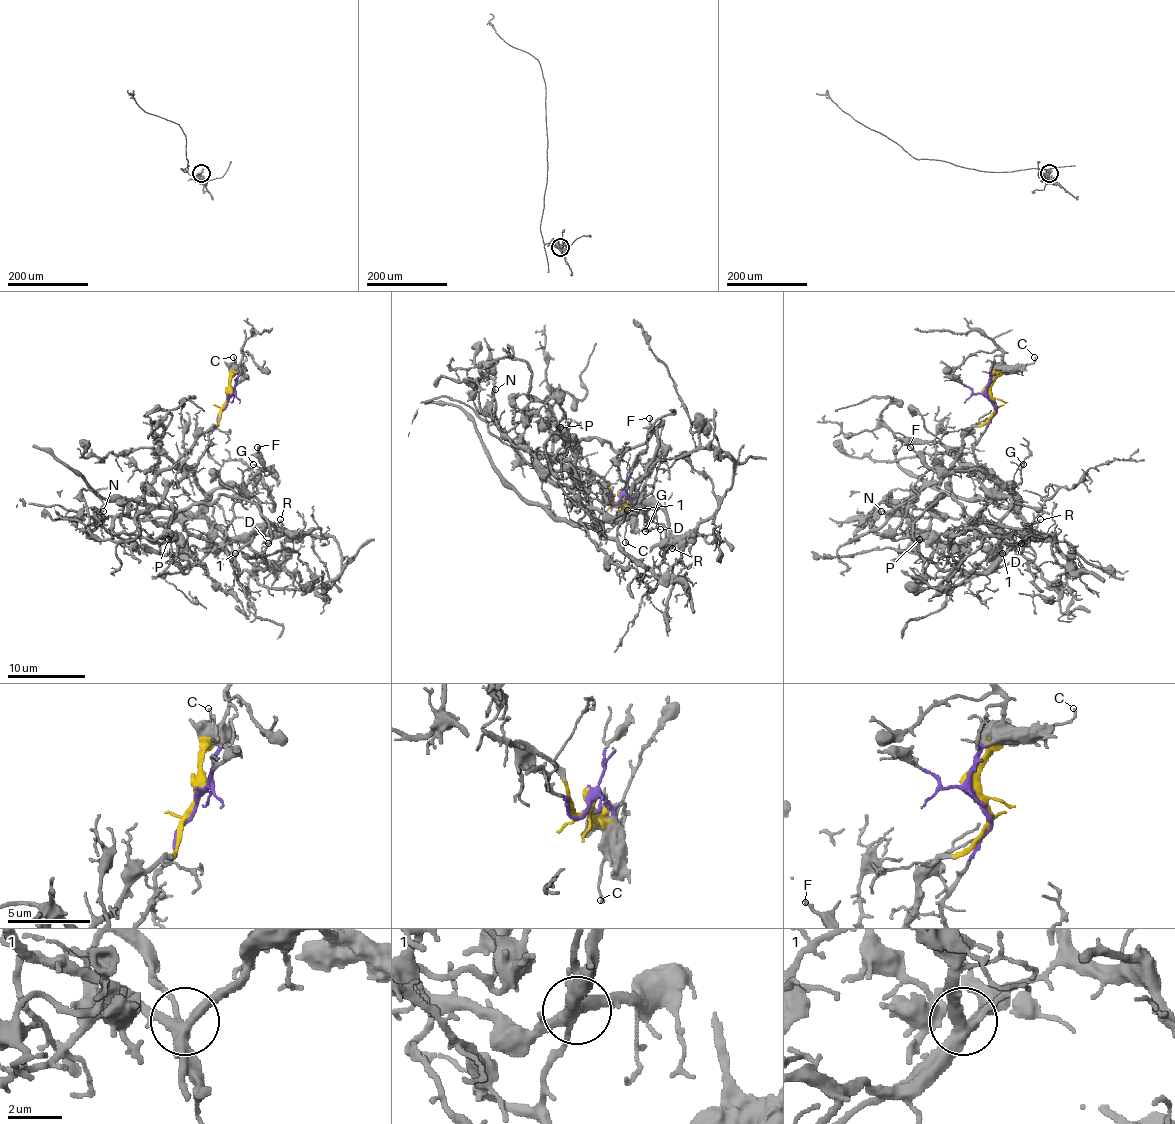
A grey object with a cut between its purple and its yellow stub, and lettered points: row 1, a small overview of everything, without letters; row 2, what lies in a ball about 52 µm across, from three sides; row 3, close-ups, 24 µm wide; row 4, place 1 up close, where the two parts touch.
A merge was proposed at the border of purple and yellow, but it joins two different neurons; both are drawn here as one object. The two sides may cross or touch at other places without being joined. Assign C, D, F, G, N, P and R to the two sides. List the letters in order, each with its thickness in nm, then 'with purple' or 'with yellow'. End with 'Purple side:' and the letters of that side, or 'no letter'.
C: calibre 140 nm; with yellow
D: calibre 150 nm; with yellow
F: calibre 180 nm; with purple
G: calibre 140 nm; with yellow
N: calibre 120 nm; with yellow
P: calibre 320 nm; with yellow
R: calibre 120 nm; with purple
Purple side: F, R

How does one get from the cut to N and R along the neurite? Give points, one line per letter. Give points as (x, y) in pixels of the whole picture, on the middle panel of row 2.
N: (620, 500), (600, 477), (552, 458), (533, 467), (500, 433), (496, 390)
R: (620, 498), (614, 504), (595, 481), (587, 508), (596, 527), (635, 558), (655, 547), (672, 549)

